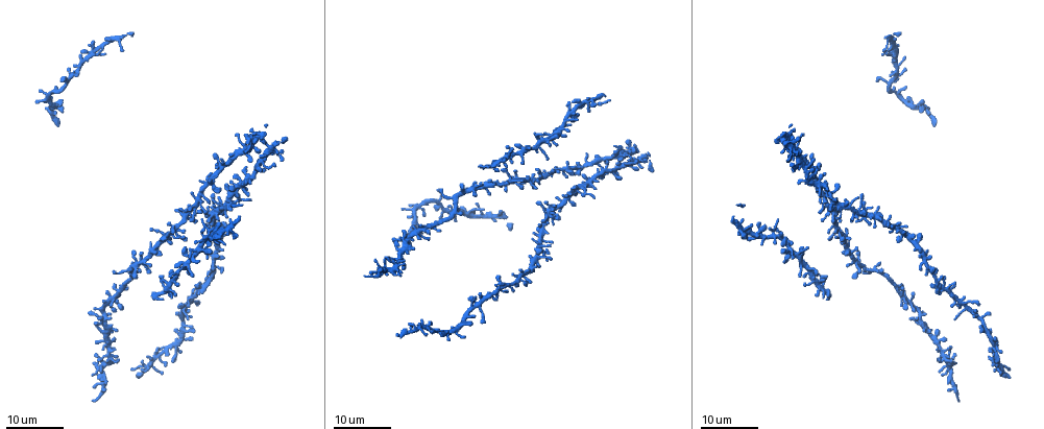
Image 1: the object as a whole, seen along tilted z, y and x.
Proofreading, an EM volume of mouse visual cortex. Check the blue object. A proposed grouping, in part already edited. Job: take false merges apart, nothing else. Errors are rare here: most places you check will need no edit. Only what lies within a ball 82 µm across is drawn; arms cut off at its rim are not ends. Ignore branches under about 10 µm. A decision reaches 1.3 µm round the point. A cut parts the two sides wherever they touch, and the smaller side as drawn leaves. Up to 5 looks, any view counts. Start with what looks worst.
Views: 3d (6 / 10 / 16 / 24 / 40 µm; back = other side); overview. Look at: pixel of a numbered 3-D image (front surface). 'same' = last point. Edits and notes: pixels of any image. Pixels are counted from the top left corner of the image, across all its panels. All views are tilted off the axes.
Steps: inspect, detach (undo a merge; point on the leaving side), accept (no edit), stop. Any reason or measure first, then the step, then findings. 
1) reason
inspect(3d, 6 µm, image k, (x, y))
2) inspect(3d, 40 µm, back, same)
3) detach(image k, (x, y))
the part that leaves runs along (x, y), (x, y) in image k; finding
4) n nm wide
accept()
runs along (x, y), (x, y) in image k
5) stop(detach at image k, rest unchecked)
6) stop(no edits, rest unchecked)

sudden change in width
inspect(3d, 24 µm, image 1, (820, 281))

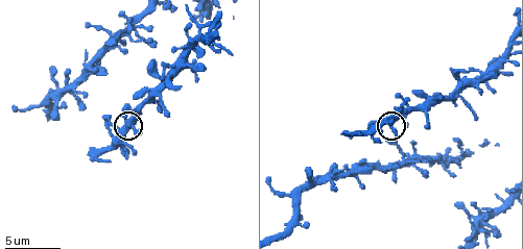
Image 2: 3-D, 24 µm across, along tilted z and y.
inspect(3d, 10 µm, image 2, (122, 128))

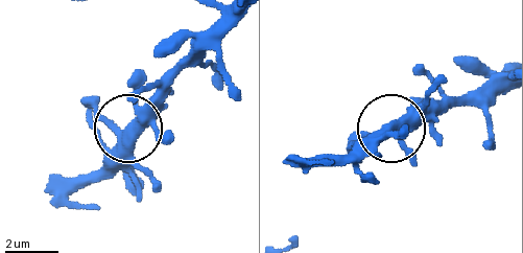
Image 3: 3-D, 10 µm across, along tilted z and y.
inspect(3d, 6 µm, image 3, (132, 129))

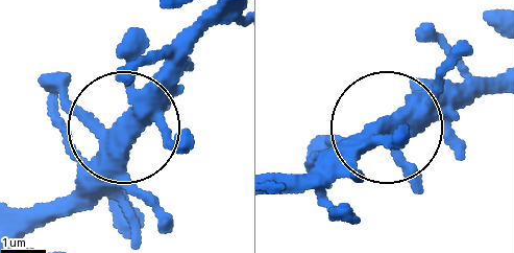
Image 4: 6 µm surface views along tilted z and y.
4 arms
accept()
all the same neuron

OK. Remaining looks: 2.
side arm on a straight run
inspect(3d, 24 µm, image 1, (163, 350))

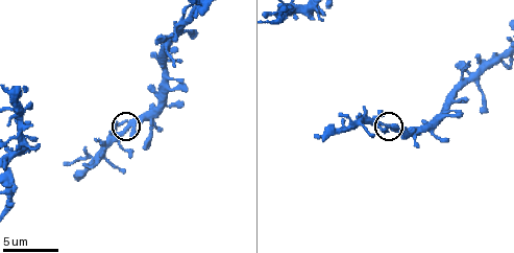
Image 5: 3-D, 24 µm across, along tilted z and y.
inspect(3d, 10 µm, image 5, (387, 126))

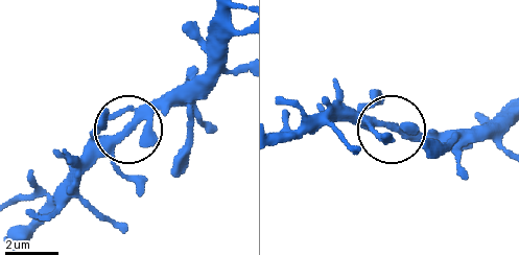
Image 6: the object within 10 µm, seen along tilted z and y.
accept()
continuous, no second neuron

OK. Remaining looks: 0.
stop(no edits, rest unchecked)

